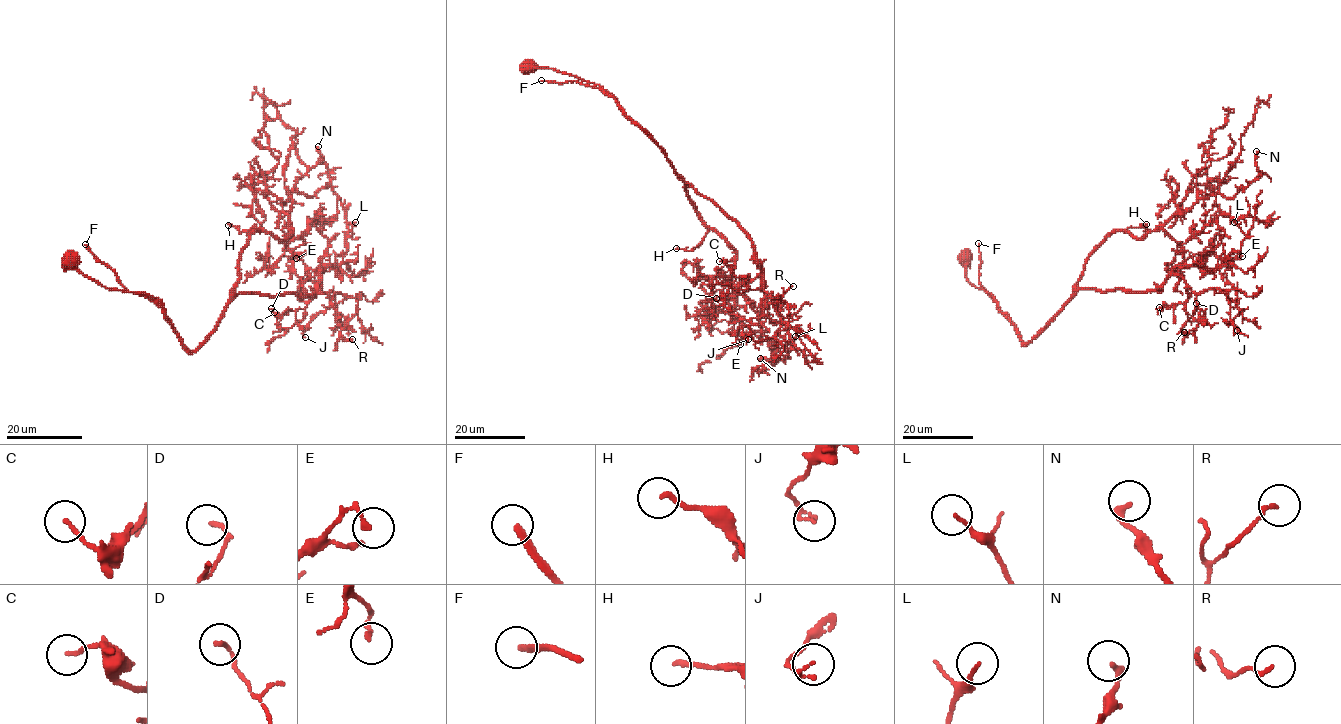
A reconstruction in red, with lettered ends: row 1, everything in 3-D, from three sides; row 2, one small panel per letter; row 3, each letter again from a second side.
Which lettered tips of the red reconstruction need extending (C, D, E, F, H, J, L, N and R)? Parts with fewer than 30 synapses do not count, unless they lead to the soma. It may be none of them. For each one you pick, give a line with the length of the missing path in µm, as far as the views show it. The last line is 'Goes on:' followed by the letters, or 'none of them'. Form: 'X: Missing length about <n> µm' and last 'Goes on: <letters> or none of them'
F: Missing length about 200 µm
Goes on: F

